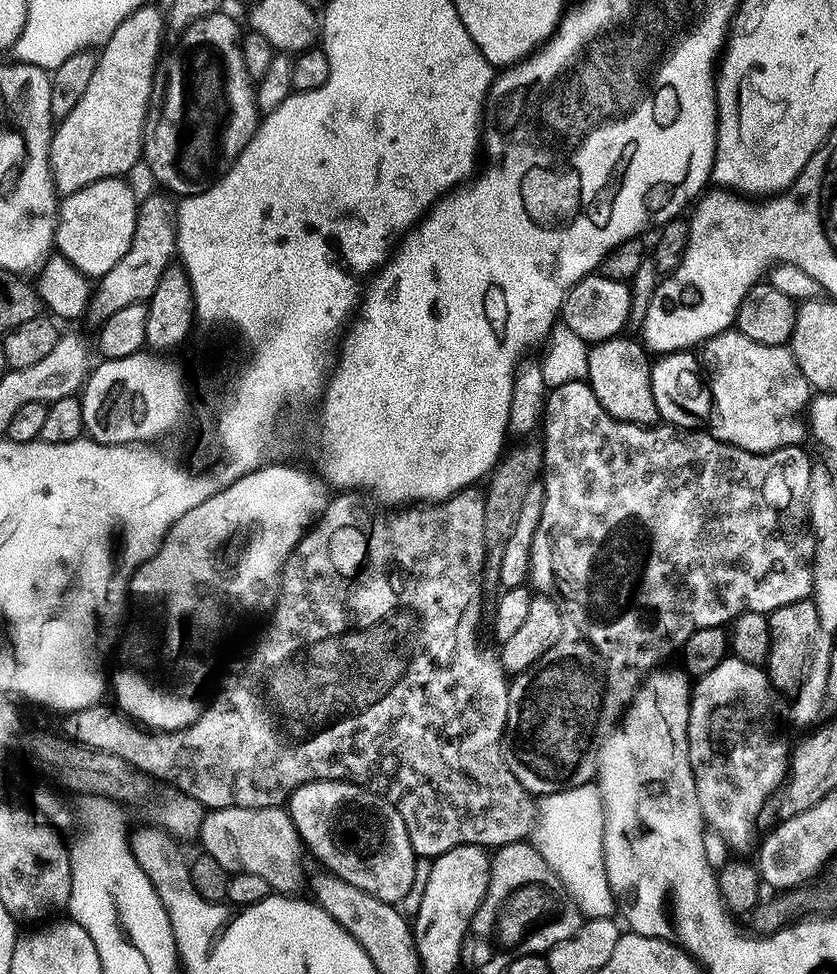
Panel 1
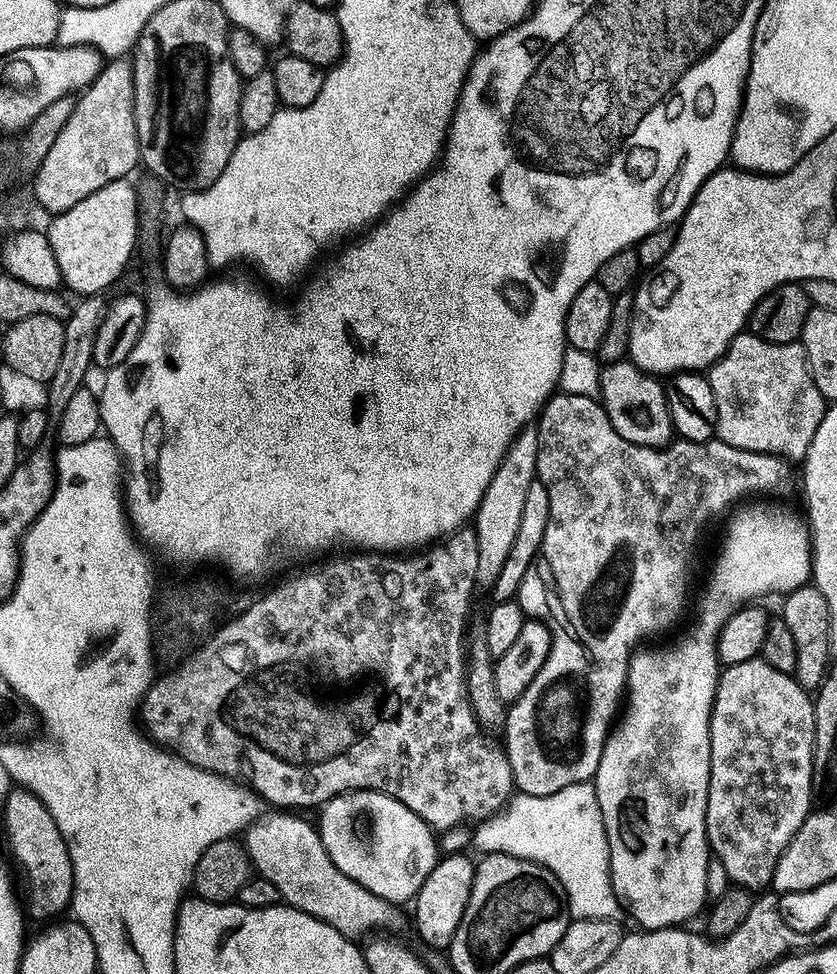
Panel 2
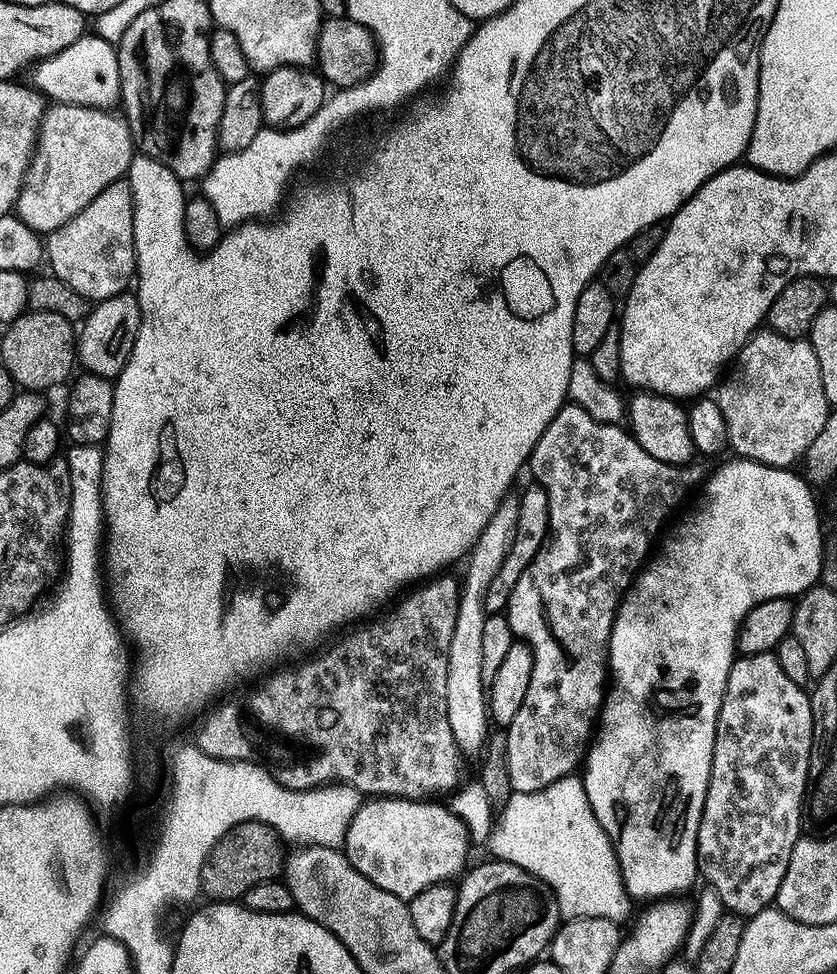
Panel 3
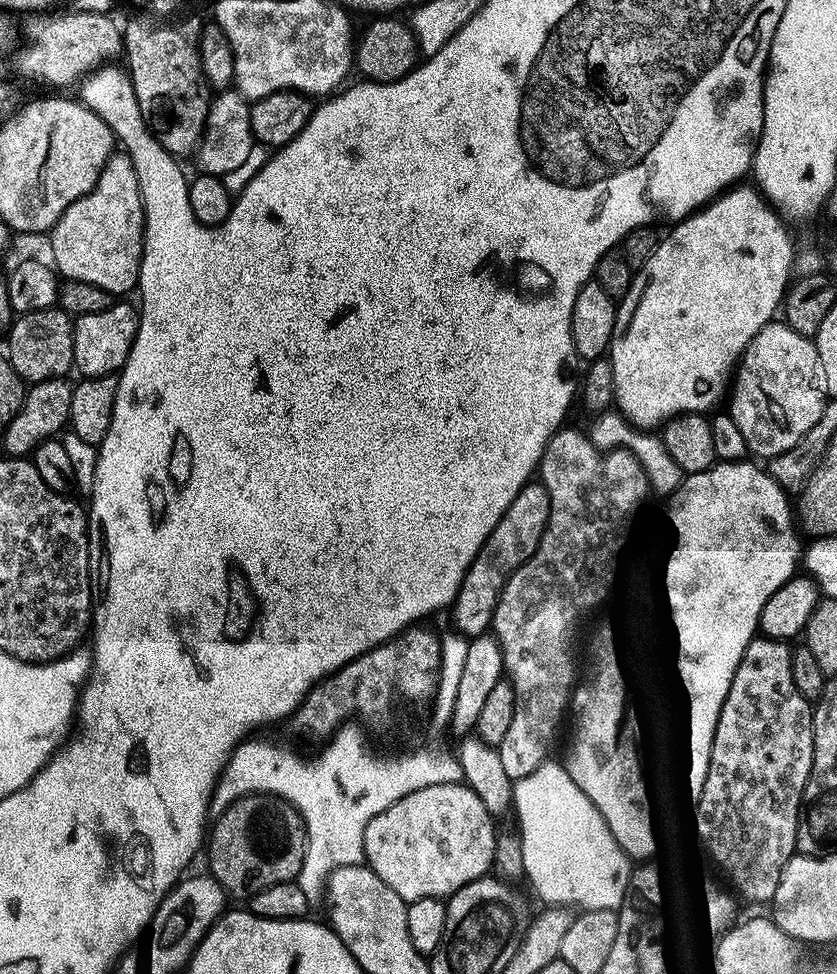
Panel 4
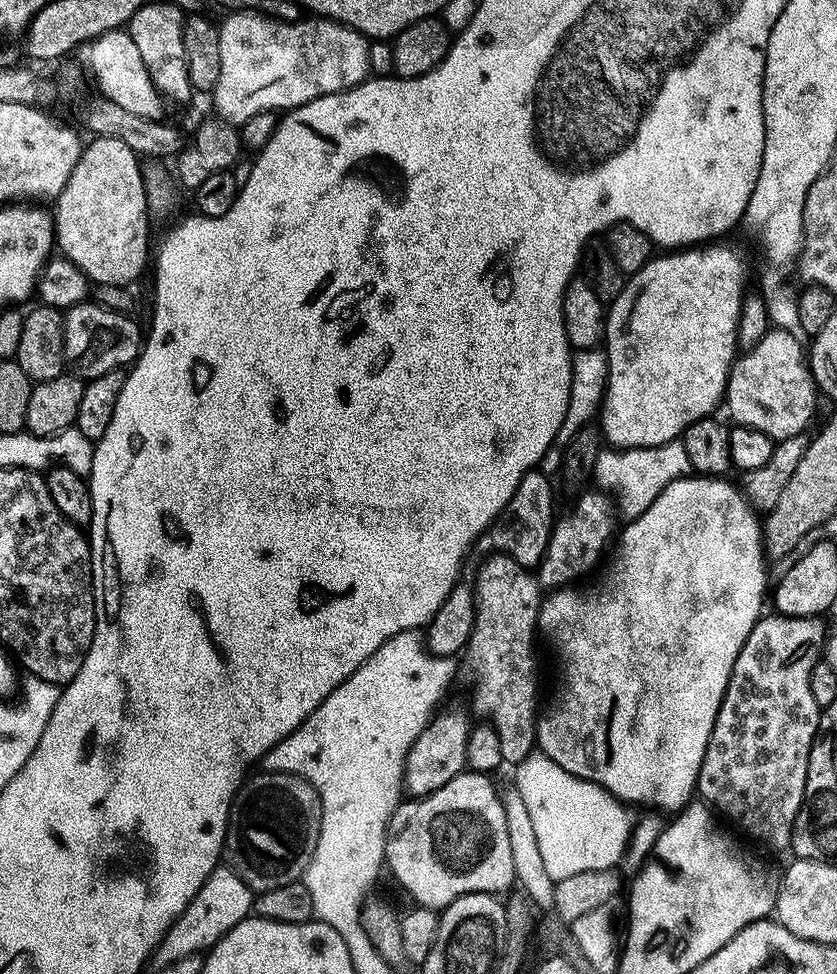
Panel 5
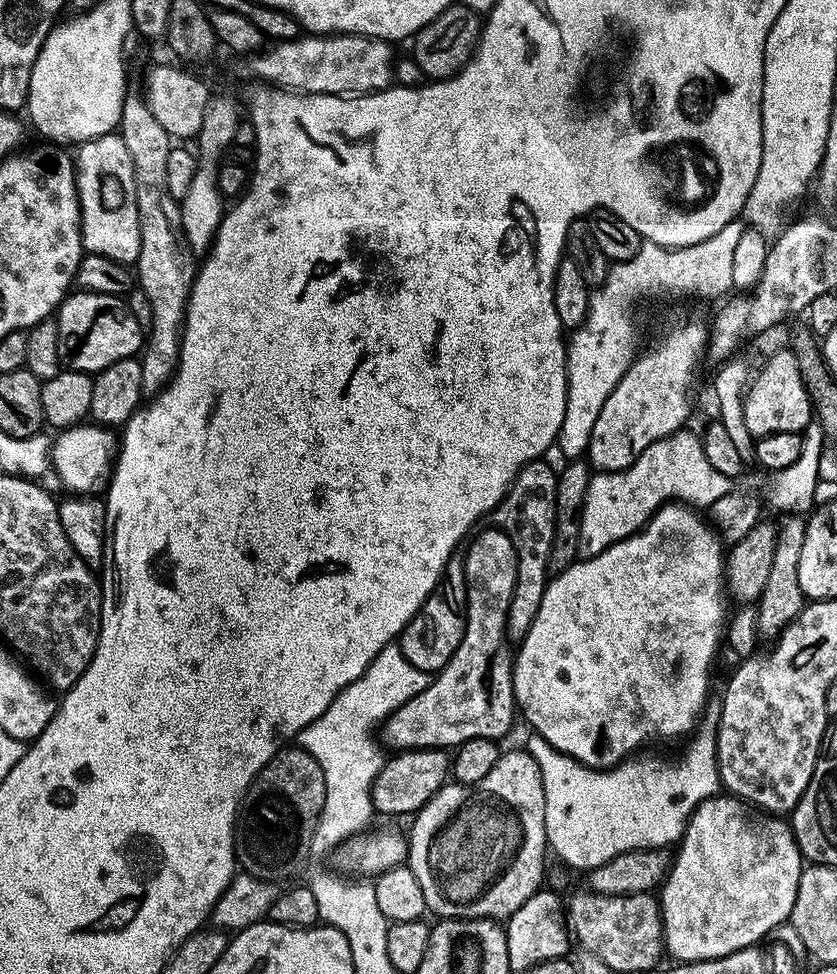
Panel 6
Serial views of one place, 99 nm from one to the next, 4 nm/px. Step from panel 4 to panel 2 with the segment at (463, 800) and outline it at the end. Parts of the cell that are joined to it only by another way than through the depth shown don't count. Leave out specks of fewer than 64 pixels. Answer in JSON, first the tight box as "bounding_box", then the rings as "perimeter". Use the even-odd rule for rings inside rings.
{"bounding_box":[318,792,438,906],"perimeter":[[[344,792],[341,796],[335,796],[333,800],[327,800],[319,809],[320,824],[318,831],[322,838],[322,846],[326,846],[326,854],[330,854],[330,862],[346,874],[346,878],[354,878],[358,886],[366,886],[370,894],[378,894],[378,898],[388,900],[394,905],[404,906],[404,903],[415,901],[422,882],[434,870],[438,859],[438,836],[433,828],[428,825],[410,806],[402,806],[394,798],[390,798],[385,792]]]}

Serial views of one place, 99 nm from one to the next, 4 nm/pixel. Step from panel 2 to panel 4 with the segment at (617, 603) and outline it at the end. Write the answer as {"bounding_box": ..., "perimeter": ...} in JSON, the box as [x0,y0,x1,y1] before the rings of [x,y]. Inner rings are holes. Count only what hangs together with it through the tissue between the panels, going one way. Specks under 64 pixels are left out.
{"bounding_box":[491,427,650,782],"perimeter":[[[561,427],[550,437],[540,459],[538,480],[550,494],[550,518],[542,542],[538,542],[538,550],[506,582],[492,619],[491,631],[504,652],[506,679],[514,686],[516,695],[510,731],[498,745],[503,769],[513,782],[526,778],[526,774],[549,759],[548,751],[556,744],[564,712],[566,716],[578,684],[576,631],[580,628],[580,619],[590,615],[611,594],[620,572],[620,559],[632,540],[636,519],[650,497],[646,470],[632,454],[623,450],[601,452],[581,429],[579,432],[568,427]]]}

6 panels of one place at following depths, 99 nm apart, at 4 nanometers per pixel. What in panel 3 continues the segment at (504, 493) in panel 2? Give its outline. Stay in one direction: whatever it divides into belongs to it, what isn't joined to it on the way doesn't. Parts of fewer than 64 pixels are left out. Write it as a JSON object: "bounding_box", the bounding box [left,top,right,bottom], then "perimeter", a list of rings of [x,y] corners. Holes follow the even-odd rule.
{"bounding_box":[447,494,519,758],"perimeter":[[[509,494],[491,515],[490,521],[480,531],[479,538],[469,549],[466,557],[466,572],[462,576],[458,615],[454,624],[454,635],[447,655],[447,717],[455,741],[464,755],[472,758],[481,755],[490,733],[490,717],[487,710],[486,681],[482,678],[483,623],[488,613],[484,600],[486,587],[490,584],[502,559],[512,545],[514,530],[517,529],[519,497]]]}

